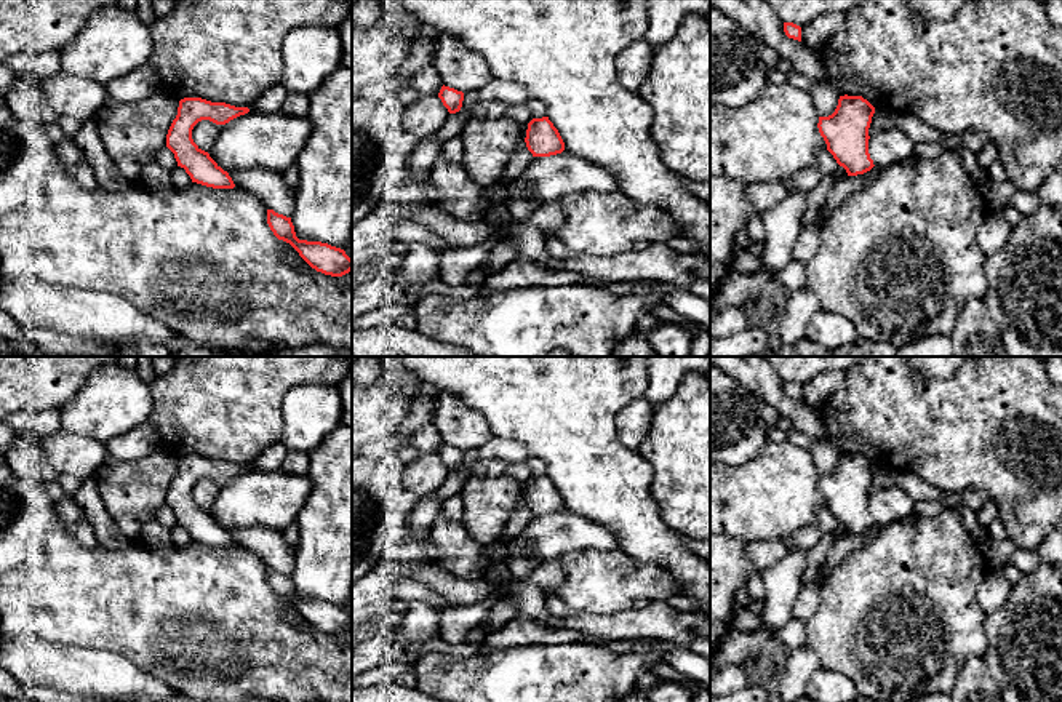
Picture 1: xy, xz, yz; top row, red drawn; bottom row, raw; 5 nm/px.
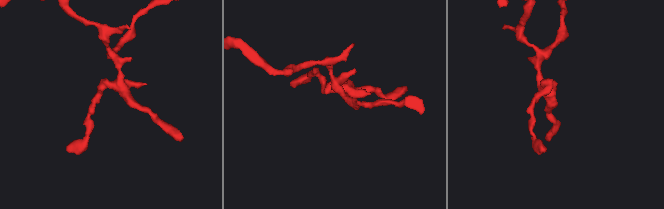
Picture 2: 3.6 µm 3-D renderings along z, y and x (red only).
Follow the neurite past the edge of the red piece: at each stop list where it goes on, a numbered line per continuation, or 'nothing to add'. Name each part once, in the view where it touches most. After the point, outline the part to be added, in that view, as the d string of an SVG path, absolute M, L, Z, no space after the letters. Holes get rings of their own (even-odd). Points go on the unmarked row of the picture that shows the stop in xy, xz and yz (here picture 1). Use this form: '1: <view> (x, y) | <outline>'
nothing to add

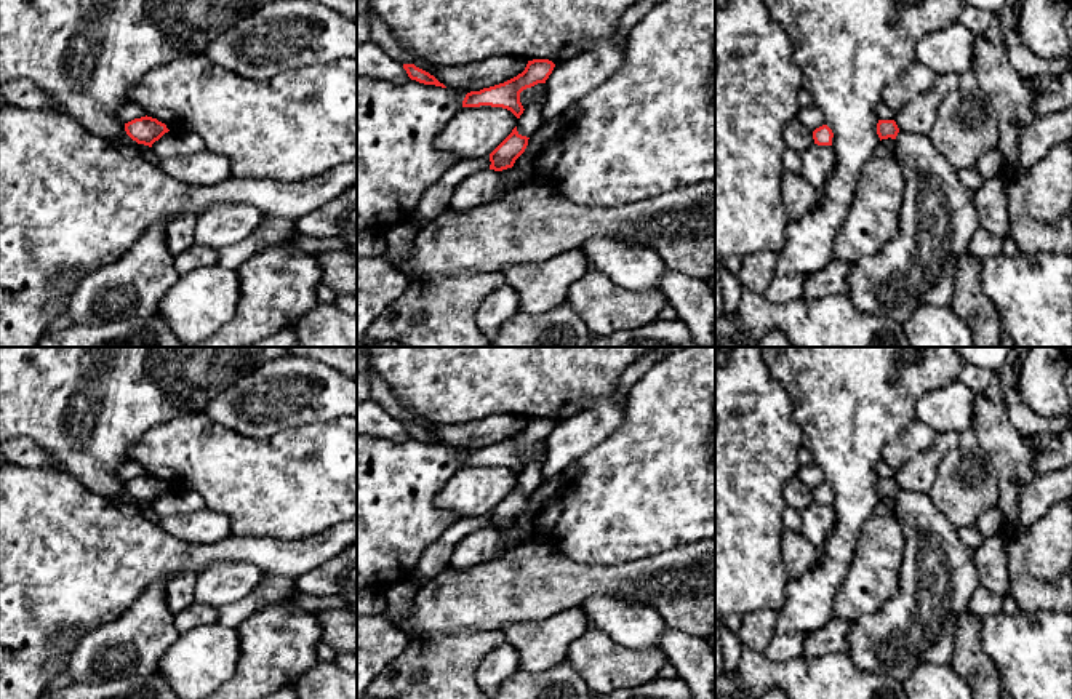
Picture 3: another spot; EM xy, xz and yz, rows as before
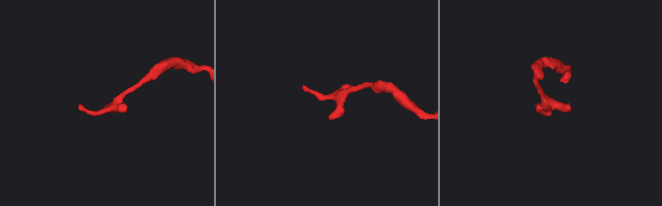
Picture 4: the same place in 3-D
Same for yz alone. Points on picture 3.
nothing to add

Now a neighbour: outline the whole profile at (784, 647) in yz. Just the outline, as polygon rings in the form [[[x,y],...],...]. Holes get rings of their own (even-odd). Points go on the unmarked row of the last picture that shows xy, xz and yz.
[[[802,632],[774,635],[770,646],[765,651],[765,656],[773,662],[797,659],[803,656],[805,638],[806,633]]]

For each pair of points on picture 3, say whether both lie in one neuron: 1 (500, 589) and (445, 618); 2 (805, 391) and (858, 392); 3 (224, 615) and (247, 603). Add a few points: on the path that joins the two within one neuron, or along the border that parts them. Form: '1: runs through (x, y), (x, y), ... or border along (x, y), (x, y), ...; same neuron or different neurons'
1: runs through (487, 597), (464, 599), (458, 605); same neuron
2: runs through (818, 391), (845, 391); same neuron
3: runs through (229, 615), (242, 608); same neuron

